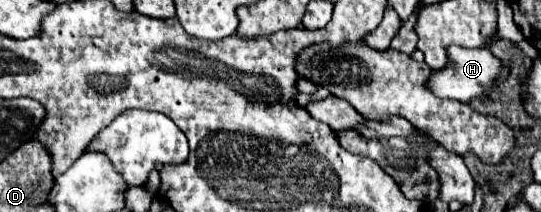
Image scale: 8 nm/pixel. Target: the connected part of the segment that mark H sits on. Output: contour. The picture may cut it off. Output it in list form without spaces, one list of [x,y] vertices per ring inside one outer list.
[[[449,45],[447,57],[449,57],[449,65],[439,71],[433,71],[425,83],[437,97],[469,103],[473,97],[477,97],[477,93],[485,93],[485,89],[493,89],[493,81],[501,71],[501,63],[493,57],[489,49],[465,49],[465,47]]]

